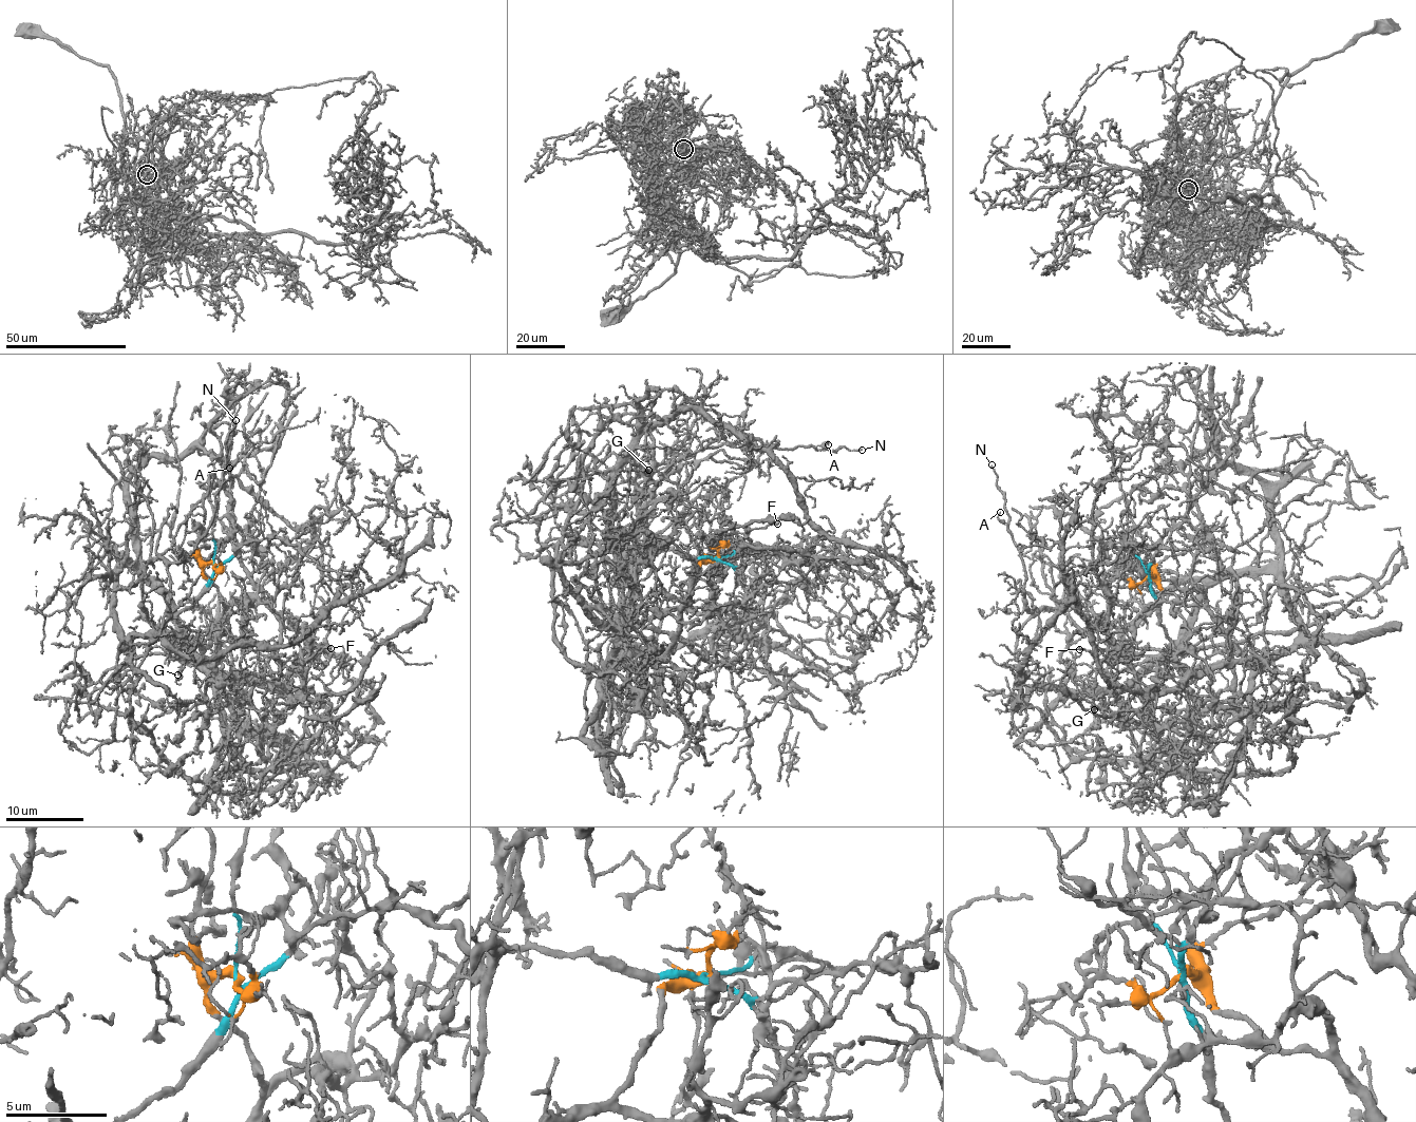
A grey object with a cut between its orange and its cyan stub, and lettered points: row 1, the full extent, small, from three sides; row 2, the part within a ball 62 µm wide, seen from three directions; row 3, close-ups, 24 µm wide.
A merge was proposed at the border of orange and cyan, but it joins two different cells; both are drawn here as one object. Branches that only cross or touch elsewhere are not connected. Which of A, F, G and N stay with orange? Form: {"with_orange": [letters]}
{"with_orange": ["F", "G"]}

